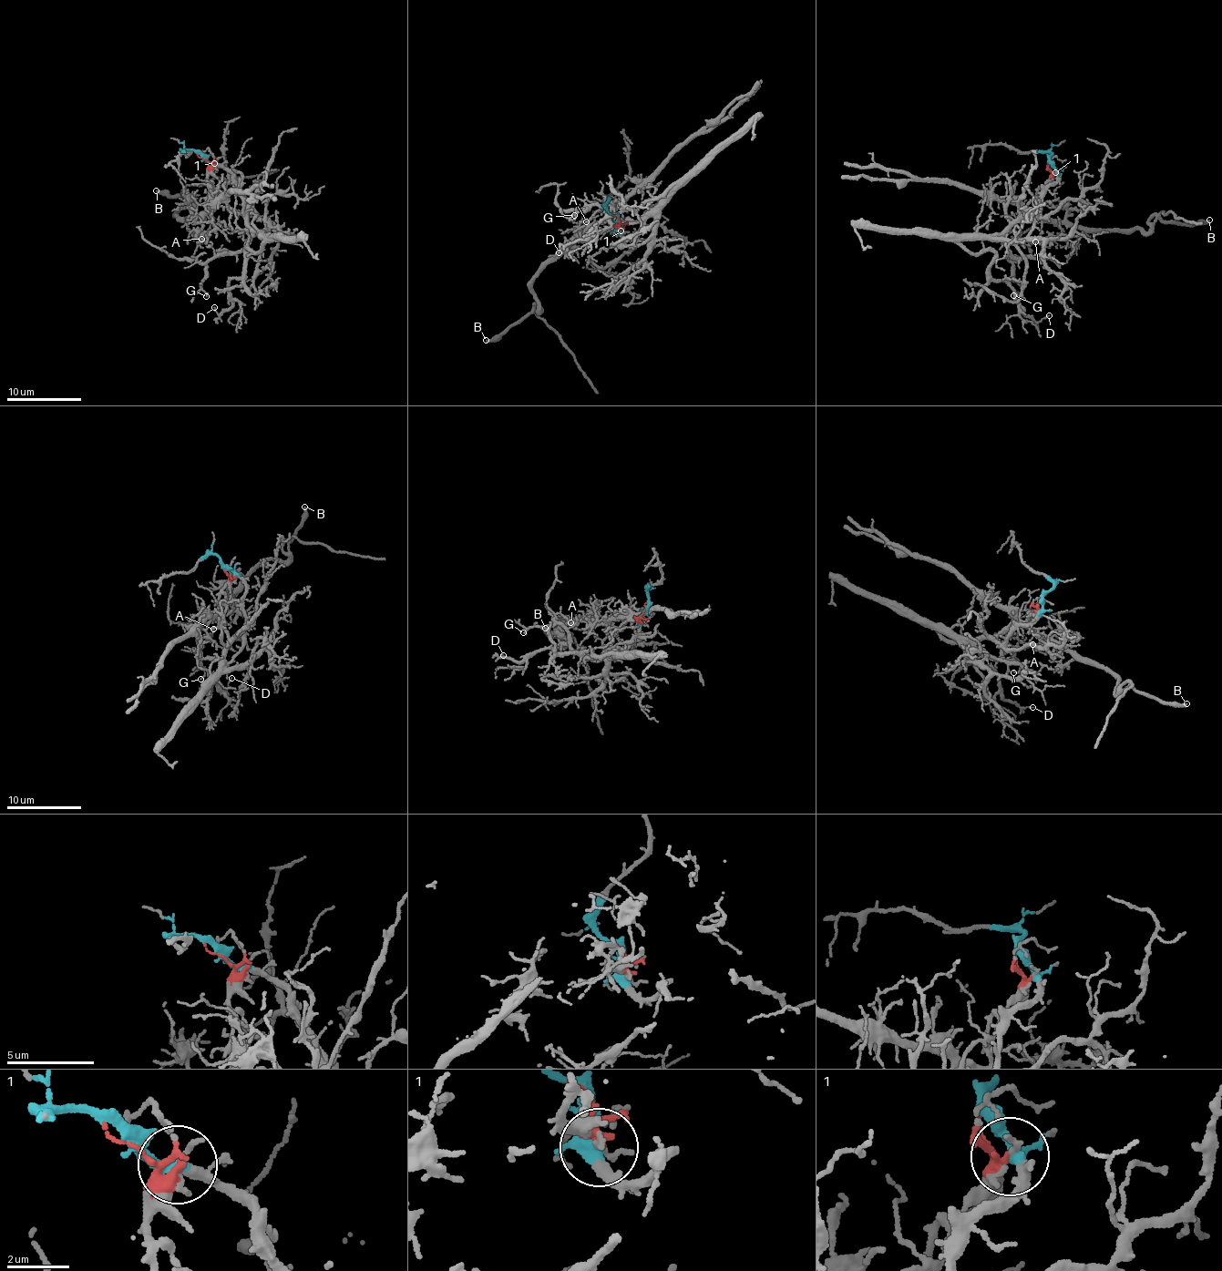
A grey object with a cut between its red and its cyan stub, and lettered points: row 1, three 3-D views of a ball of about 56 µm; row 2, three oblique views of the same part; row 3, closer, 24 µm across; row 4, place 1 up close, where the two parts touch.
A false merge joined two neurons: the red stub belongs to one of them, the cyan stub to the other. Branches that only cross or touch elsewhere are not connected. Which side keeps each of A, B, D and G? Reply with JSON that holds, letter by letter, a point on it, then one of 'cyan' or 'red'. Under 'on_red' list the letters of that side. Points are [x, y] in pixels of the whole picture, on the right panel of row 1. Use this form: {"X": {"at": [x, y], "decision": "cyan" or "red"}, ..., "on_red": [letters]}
{"A": {"at": [1035, 241], "decision": "red"}, "B": {"at": [1209, 220], "decision": "red"}, "D": {"at": [1049, 315], "decision": "cyan"}, "G": {"at": [1013, 295], "decision": "cyan"}, "on_red": ["A", "B"]}

